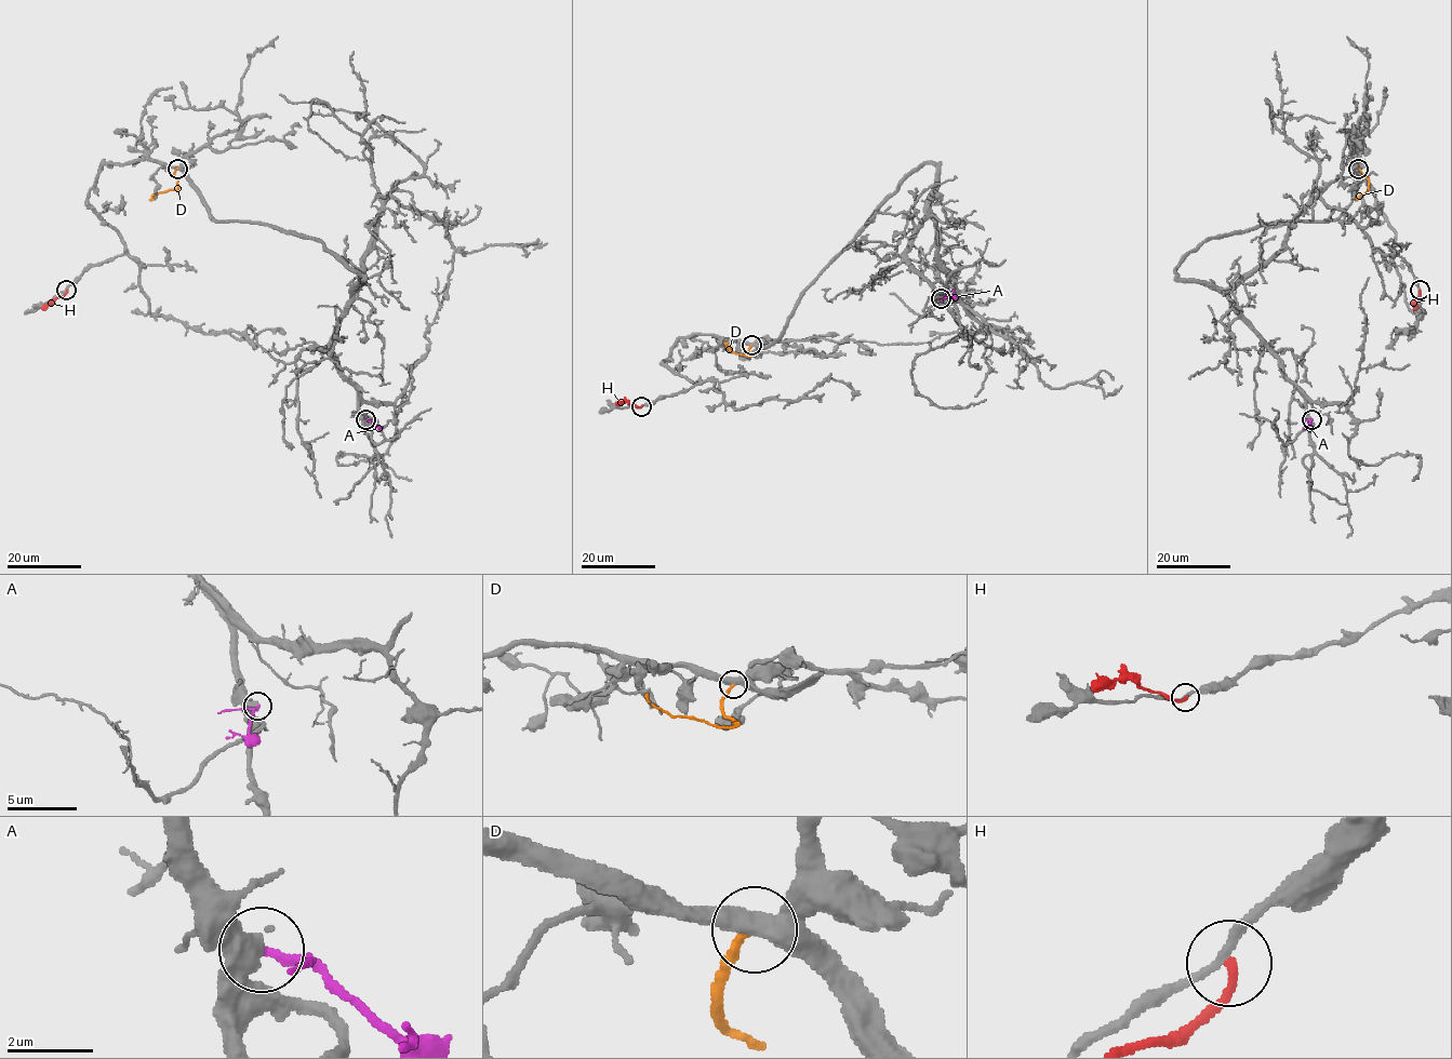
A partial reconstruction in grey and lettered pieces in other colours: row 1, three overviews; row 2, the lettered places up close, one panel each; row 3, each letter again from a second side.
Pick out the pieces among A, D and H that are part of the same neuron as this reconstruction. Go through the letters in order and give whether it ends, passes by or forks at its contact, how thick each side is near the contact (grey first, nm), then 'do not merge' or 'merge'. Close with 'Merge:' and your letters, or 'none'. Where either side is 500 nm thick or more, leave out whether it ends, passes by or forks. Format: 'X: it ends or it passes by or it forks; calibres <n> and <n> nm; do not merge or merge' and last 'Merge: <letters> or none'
A: calibres 550 and 200 nm; do not merge
D: it ends; calibres 400 and 190 nm; do not merge
H: it ends; calibres 180 and 190 nm; do not merge
Merge: none

